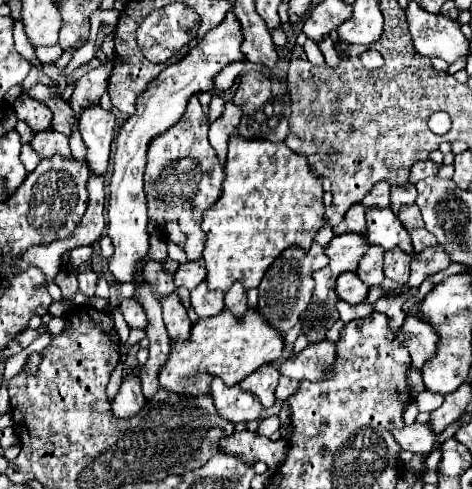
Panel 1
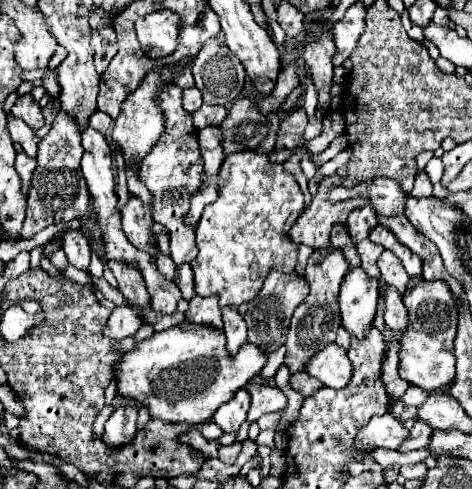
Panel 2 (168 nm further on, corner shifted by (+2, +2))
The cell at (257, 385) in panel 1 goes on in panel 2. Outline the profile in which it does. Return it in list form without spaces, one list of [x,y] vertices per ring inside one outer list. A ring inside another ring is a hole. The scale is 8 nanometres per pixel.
[[[246,384],[246,390],[252,396],[252,406],[248,410],[248,422],[256,422],[262,414],[280,412],[286,408],[286,396],[276,386],[262,386],[262,384]]]

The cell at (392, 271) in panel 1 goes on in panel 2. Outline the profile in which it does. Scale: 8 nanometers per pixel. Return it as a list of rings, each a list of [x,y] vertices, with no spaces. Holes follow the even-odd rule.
[[[388,250],[382,252],[382,256],[378,258],[378,270],[380,270],[380,274],[382,274],[380,278],[382,278],[384,282],[396,286],[396,290],[398,290],[400,294],[406,292],[406,286],[408,286],[408,280],[410,280],[410,278],[406,276],[406,270],[402,268],[400,260],[398,260],[392,252],[388,252]]]

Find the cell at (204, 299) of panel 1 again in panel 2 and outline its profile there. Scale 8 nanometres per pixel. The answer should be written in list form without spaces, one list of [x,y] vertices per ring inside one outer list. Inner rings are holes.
[[[194,296],[190,300],[190,308],[186,310],[186,322],[214,326],[214,328],[222,330],[222,314],[220,314],[220,306],[218,306],[218,296],[210,296],[210,298]]]

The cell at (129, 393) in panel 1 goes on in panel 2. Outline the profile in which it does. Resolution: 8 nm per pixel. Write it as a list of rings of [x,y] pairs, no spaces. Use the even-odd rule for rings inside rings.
[[[120,406],[106,422],[106,432],[102,436],[102,440],[106,440],[106,446],[122,448],[122,444],[130,444],[136,432],[136,416],[136,406]]]

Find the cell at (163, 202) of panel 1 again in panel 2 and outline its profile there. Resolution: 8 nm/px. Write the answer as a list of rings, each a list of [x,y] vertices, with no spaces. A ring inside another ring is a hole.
[[[170,86],[162,96],[158,96],[158,106],[162,108],[162,114],[166,116],[166,128],[164,136],[154,144],[154,148],[148,152],[148,156],[142,158],[140,166],[140,180],[154,196],[152,202],[152,220],[160,222],[164,228],[170,230],[170,258],[174,264],[186,264],[196,258],[196,242],[194,242],[194,230],[188,228],[182,222],[182,216],[188,212],[190,196],[198,190],[198,186],[204,180],[202,172],[202,156],[198,148],[198,136],[196,128],[192,126],[192,116],[182,108],[182,88]]]

